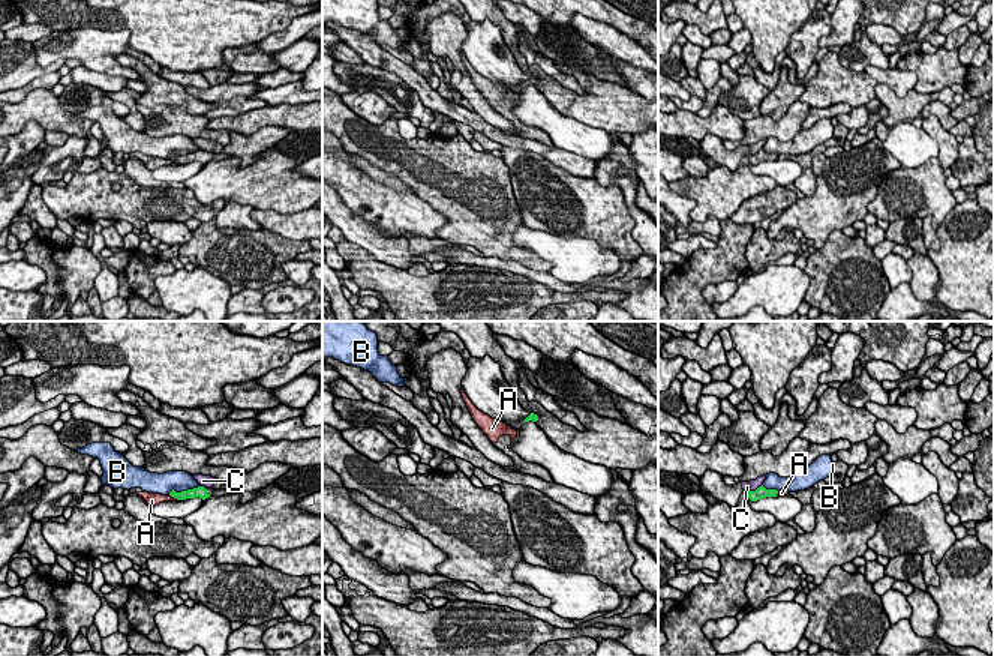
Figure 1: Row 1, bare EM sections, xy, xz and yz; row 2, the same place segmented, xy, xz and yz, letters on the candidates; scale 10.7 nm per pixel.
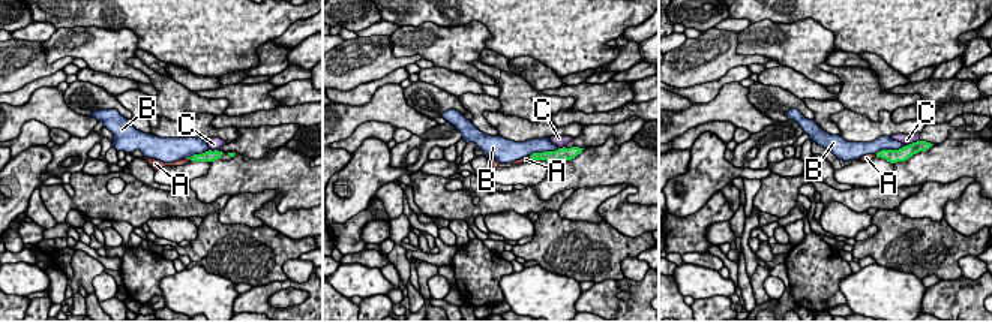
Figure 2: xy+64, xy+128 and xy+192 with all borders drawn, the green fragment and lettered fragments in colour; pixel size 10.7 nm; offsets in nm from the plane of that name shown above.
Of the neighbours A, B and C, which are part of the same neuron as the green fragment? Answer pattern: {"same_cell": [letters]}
{"same_cell": []}

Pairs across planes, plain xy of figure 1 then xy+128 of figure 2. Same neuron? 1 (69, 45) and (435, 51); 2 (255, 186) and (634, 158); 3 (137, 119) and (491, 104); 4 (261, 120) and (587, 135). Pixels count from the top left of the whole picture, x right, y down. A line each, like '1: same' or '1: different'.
1: same
2: same
3: same
4: different

